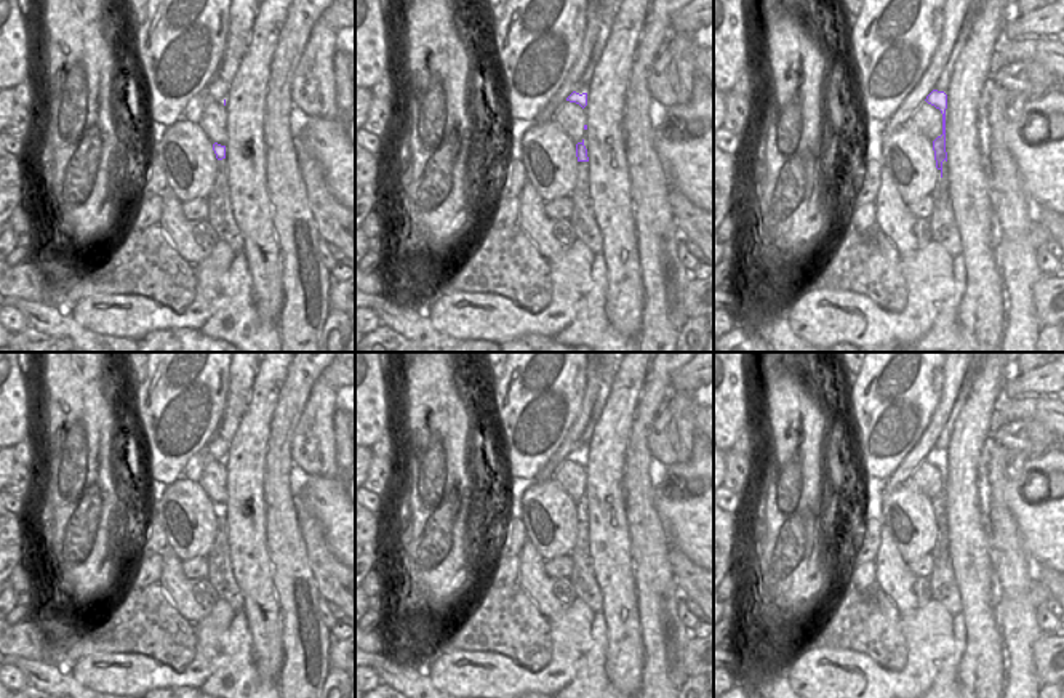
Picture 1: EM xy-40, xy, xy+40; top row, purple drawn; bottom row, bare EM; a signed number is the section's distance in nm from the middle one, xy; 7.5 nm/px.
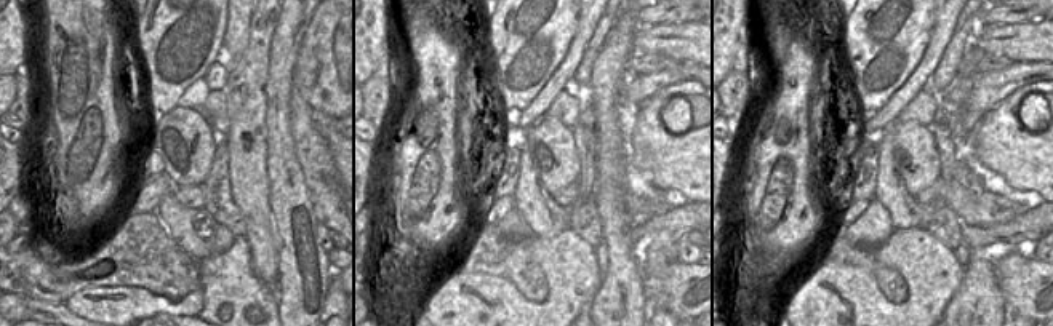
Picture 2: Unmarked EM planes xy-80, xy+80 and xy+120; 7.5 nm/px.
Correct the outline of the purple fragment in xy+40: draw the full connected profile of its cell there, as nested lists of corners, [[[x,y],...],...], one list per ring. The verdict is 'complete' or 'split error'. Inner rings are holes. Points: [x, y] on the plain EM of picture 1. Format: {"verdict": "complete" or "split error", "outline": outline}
{"verdict": "complete", "outline": [[[933,448],[926,458],[928,463],[934,464],[942,472],[942,493],[933,499],[936,527],[941,530],[942,536],[942,520],[947,520],[946,511],[946,467],[947,467],[947,453],[944,450]]]}

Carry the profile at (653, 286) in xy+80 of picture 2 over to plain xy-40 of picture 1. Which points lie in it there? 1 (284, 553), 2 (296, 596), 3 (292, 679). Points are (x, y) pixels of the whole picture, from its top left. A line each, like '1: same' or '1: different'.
1: same
2: same
3: same

